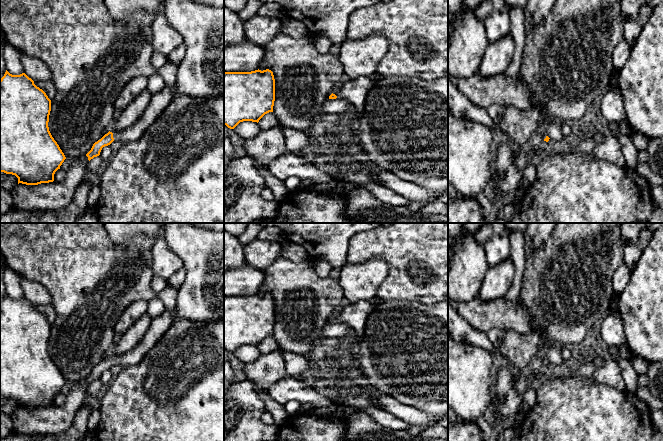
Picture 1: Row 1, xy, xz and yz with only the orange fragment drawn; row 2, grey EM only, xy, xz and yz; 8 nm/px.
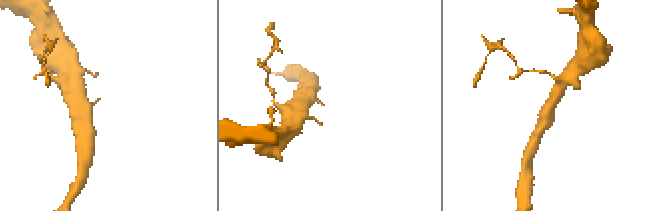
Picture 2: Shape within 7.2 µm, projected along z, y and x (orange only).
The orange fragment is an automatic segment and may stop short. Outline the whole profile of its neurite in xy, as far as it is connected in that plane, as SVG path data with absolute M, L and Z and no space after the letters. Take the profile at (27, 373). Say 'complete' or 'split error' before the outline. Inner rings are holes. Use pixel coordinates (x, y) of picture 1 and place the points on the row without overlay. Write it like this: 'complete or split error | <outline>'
complete | M6 294L0 303L0 396L15 399L18 408L38 409L53 406L55 396L66 383L49 355L50 335L51 324L31 302L25 297L12 299Z

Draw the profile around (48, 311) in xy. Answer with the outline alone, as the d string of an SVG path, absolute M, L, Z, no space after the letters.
M33 304L33 305L37 311L42 313L46 317L46 319L51 325L54 323L57 315L52 305L42 305L42 304Z

